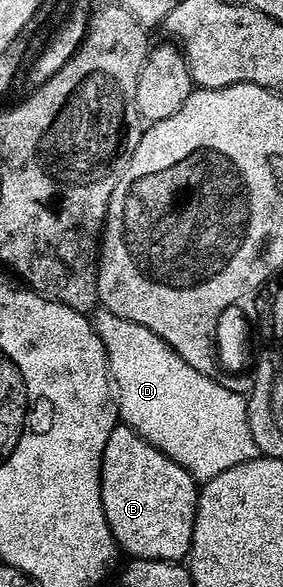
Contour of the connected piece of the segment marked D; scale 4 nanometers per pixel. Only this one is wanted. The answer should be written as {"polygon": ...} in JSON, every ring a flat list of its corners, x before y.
{"polygon":[[103,306,97,307,91,313,90,319,98,338,102,338,104,343,106,358,108,359,108,374,114,381,114,395,120,410,120,420,126,427,133,428,139,436,146,438,146,442,150,442,155,448,162,450,162,454,166,454,174,462,178,462,178,466,186,469,197,482,214,478,218,474,222,474,222,470,230,470,230,466,250,462,258,455,254,446,254,438,250,438,250,425,246,422,246,406,248,402,241,393,222,386,214,378,210,378,206,374,198,374,198,370,194,370,194,366,190,366,186,362,182,362,182,358,178,358,175,350,166,342,162,342,162,338,158,338,158,334,154,334,154,330,146,330,146,326,138,326,138,322,126,322,126,318,118,318,118,314,110,314,110,310,106,310]]}

